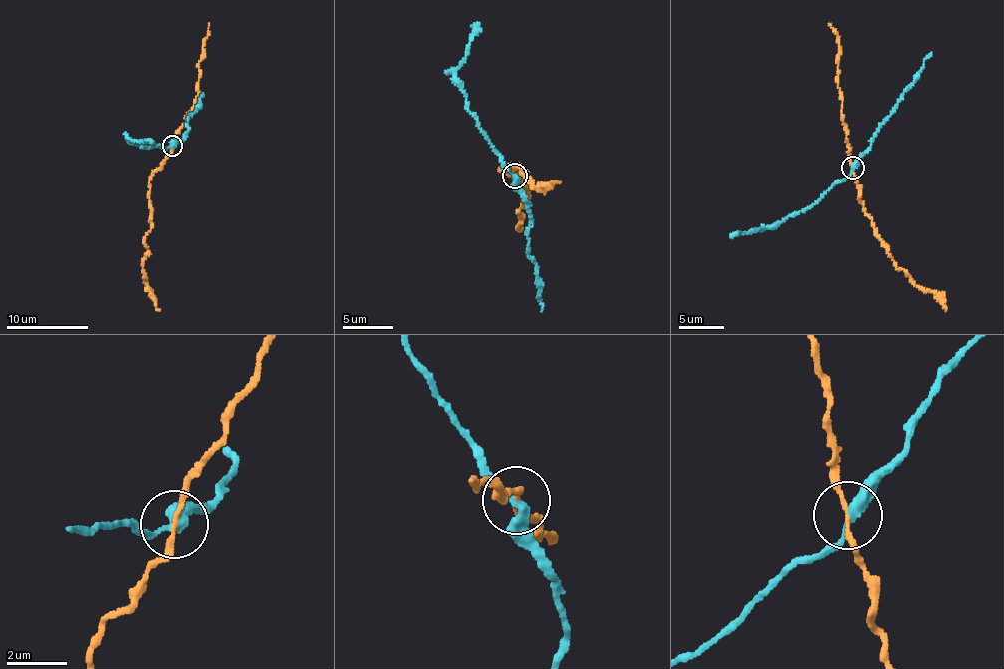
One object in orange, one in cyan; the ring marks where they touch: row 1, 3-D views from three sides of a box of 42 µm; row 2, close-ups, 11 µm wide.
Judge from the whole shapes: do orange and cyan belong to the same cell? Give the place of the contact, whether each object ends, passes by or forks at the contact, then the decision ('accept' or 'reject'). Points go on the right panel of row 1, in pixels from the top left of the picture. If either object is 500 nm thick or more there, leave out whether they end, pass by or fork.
place (852, 167); orange passes by; cyan passes by; reject

